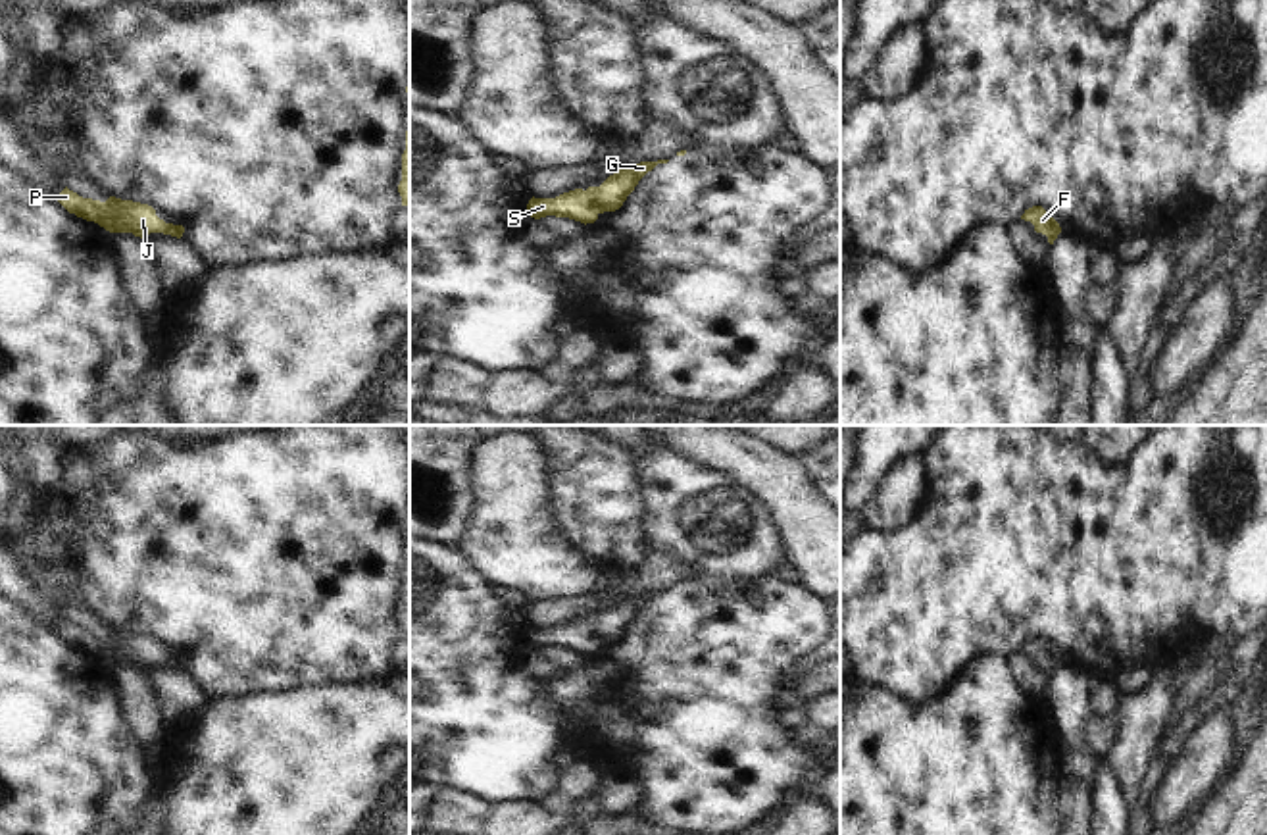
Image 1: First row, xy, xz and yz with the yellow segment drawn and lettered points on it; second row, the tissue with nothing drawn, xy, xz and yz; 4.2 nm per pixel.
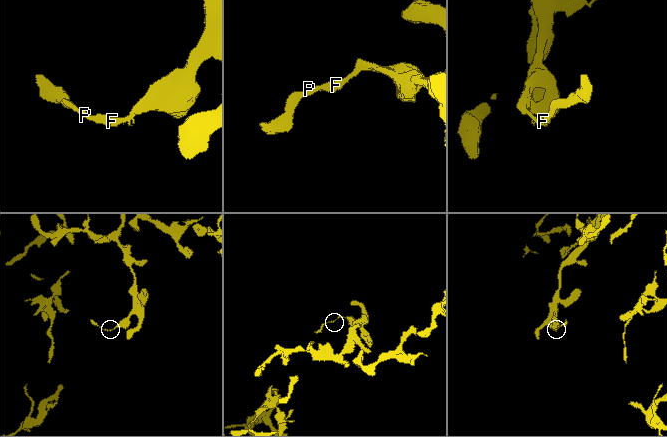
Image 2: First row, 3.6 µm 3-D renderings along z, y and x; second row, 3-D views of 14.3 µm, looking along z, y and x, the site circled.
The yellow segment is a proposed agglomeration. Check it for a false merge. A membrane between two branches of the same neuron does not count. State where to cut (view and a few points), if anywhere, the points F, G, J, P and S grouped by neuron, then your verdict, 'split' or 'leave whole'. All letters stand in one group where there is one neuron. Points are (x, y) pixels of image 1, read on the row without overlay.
no cut; F G J P S; leave whole

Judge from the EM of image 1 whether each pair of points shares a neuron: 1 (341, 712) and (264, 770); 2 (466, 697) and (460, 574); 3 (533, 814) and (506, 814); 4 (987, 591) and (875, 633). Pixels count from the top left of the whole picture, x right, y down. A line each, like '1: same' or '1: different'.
1: same
2: same
3: same
4: same

